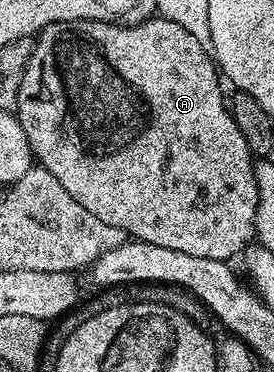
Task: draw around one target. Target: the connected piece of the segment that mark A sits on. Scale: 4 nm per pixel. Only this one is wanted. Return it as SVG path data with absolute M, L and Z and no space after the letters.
M155 16L149 18L146 22L139 22L137 26L124 26L116 22L93 22L92 20L53 22L44 27L43 30L38 31L36 35L34 51L28 60L28 68L24 68L24 80L20 80L16 117L28 136L30 149L33 157L36 159L37 165L44 167L48 172L52 172L52 176L56 176L56 180L60 180L64 192L68 192L68 196L72 196L72 200L76 200L76 204L82 205L83 208L88 208L88 212L92 212L92 216L96 216L99 220L104 220L104 224L112 224L112 228L120 228L123 235L129 236L131 239L147 242L148 244L160 244L160 248L176 248L176 252L188 252L188 256L204 256L208 260L225 262L227 260L234 260L237 254L239 257L255 241L256 231L254 225L256 224L256 212L258 211L258 185L254 175L254 167L256 165L255 155L251 154L248 148L248 140L244 140L240 128L236 128L236 120L234 115L230 113L228 98L222 95L221 85L223 86L223 83L220 81L220 71L212 57L211 51L207 47L202 46L200 40L196 40L196 36L192 36L189 32L184 32L184 28L180 28L180 24L176 24L167 18Z

